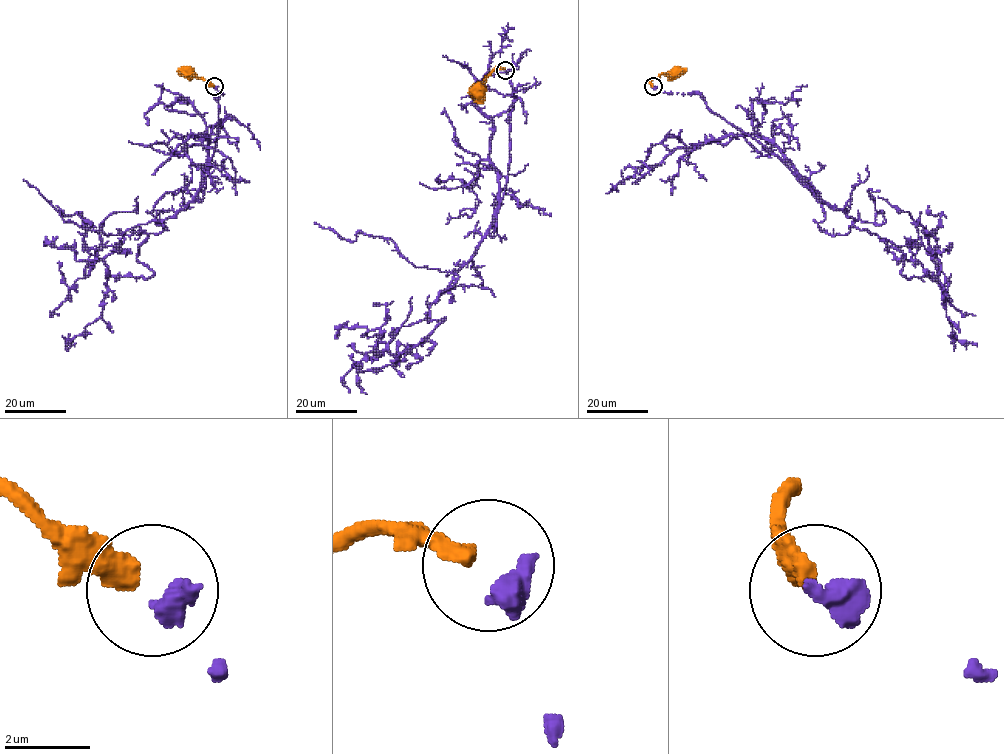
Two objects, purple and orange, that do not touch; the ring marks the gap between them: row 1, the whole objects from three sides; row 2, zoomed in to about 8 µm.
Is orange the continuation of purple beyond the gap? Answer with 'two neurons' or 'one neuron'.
one neuron

